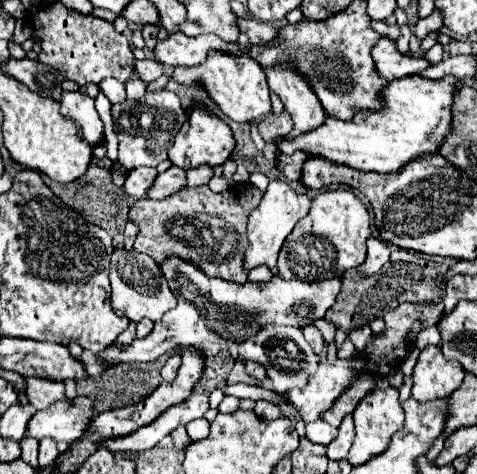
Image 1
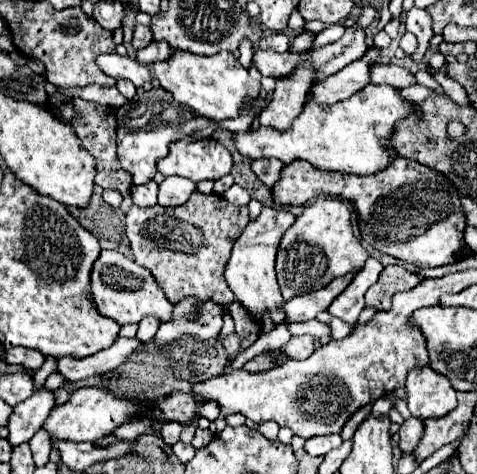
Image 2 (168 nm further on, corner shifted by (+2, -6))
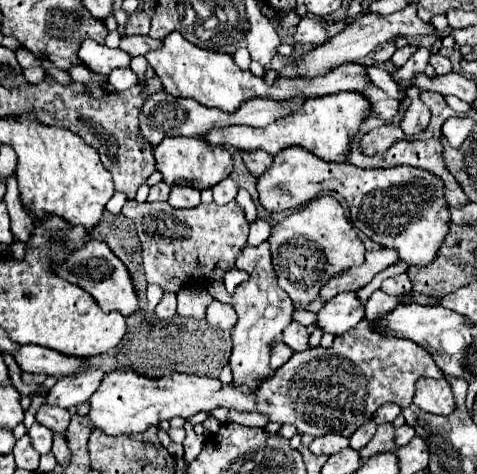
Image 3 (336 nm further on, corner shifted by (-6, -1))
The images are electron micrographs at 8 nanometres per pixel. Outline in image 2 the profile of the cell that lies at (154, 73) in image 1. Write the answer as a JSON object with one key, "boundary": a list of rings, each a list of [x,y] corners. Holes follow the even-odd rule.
{"boundary":[[[112,53],[112,55],[100,55],[96,63],[106,75],[114,79],[132,81],[136,87],[152,81],[152,71],[132,57],[122,57],[118,53]]]}

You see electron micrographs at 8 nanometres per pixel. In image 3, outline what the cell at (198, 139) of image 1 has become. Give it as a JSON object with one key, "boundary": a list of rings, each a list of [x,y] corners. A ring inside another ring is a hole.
{"boundary":[[[184,136],[164,138],[160,146],[154,148],[154,160],[156,160],[156,170],[162,174],[162,180],[166,184],[174,186],[176,182],[184,182],[186,186],[192,186],[196,190],[206,190],[216,186],[232,172],[230,154],[222,146],[210,146],[200,138],[184,138]]]}

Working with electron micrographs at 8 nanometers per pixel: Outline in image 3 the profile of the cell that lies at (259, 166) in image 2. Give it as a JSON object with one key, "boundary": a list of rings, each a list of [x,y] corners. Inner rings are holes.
{"boundary":[[[264,150],[242,152],[242,162],[252,176],[260,176],[272,164],[272,154],[264,154]]]}

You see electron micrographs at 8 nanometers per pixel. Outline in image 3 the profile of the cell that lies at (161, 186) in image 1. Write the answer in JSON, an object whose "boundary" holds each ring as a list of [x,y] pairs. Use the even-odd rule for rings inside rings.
{"boundary":[[[172,186],[168,204],[174,208],[196,208],[200,204],[200,192],[188,186]]]}

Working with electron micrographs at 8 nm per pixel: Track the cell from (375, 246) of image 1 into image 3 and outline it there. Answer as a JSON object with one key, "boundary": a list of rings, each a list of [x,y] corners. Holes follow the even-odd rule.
{"boundary":[[[344,292],[326,302],[316,314],[316,328],[332,336],[340,336],[354,328],[364,318],[364,306],[358,302],[356,292]]]}

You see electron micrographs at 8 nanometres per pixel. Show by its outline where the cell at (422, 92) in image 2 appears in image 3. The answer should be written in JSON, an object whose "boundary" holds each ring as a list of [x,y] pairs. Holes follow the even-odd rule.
{"boundary":[[[368,66],[368,68],[366,68],[366,72],[368,72],[370,82],[372,82],[372,84],[376,84],[378,88],[382,88],[386,94],[390,94],[390,96],[398,96],[398,98],[406,98],[406,94],[404,94],[404,92],[400,92],[398,84],[396,84],[396,82],[392,82],[390,74],[388,74],[388,72],[384,72],[382,68],[378,68],[378,66]]]}

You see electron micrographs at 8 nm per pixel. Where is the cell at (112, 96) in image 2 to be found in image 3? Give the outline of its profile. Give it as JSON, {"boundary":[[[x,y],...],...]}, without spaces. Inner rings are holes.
{"boundary":[[[144,56],[132,57],[130,67],[133,67],[133,71],[138,76],[139,86],[142,88],[142,90],[146,90],[144,75],[148,67],[147,60],[144,58]]]}

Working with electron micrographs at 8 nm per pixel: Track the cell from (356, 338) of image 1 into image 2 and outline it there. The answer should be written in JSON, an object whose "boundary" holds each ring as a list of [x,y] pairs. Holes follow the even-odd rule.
{"boundary":[[[333,318],[329,323],[332,331],[332,339],[339,340],[344,339],[351,334],[353,326],[345,323],[341,319]]]}

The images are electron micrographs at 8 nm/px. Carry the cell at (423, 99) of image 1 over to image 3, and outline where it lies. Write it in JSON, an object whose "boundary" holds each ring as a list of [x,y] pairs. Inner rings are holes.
{"boundary":[[[340,92],[340,94],[328,94],[318,98],[308,98],[304,102],[304,108],[294,110],[292,114],[278,118],[276,122],[264,126],[264,128],[252,128],[252,126],[228,126],[228,128],[216,128],[204,134],[202,140],[214,146],[234,146],[238,150],[266,150],[268,154],[276,154],[282,148],[288,146],[300,146],[314,156],[326,160],[326,162],[346,162],[350,142],[354,134],[358,132],[362,120],[370,114],[368,100],[358,92]]]}

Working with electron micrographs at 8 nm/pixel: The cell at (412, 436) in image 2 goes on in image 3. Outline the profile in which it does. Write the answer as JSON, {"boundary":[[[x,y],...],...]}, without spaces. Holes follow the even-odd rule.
{"boundary":[[[400,426],[398,430],[396,430],[396,434],[394,434],[394,442],[396,444],[408,444],[410,440],[414,438],[414,430],[412,430],[412,426]]]}

